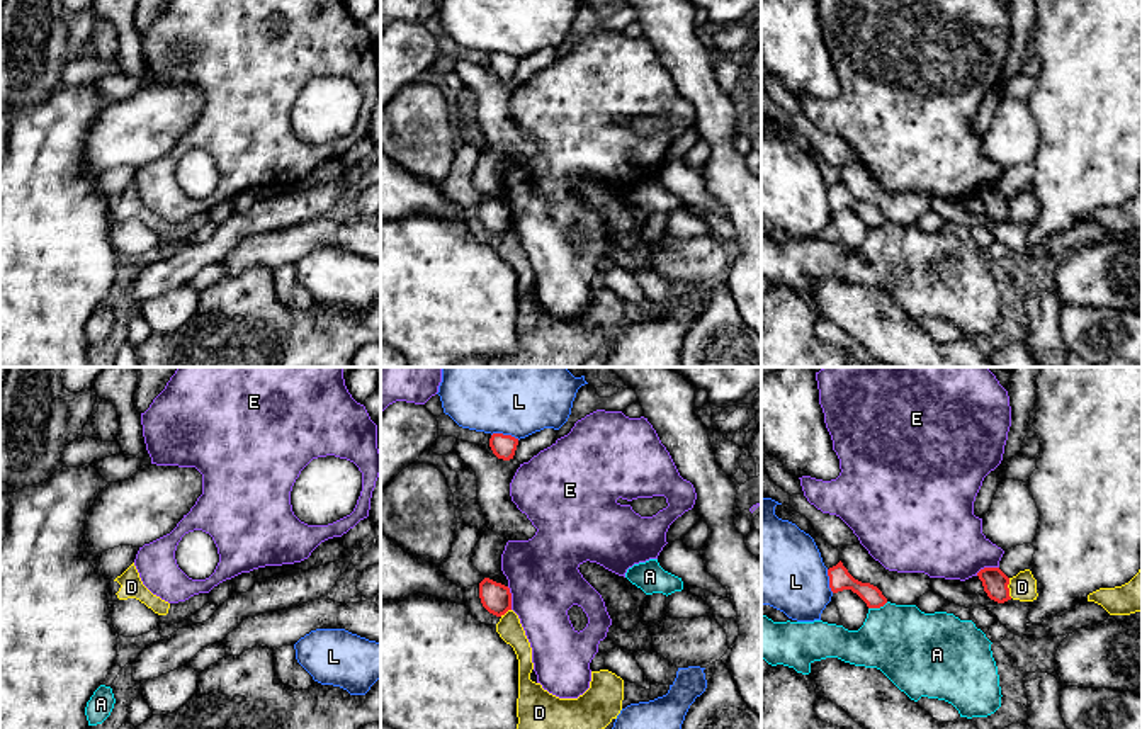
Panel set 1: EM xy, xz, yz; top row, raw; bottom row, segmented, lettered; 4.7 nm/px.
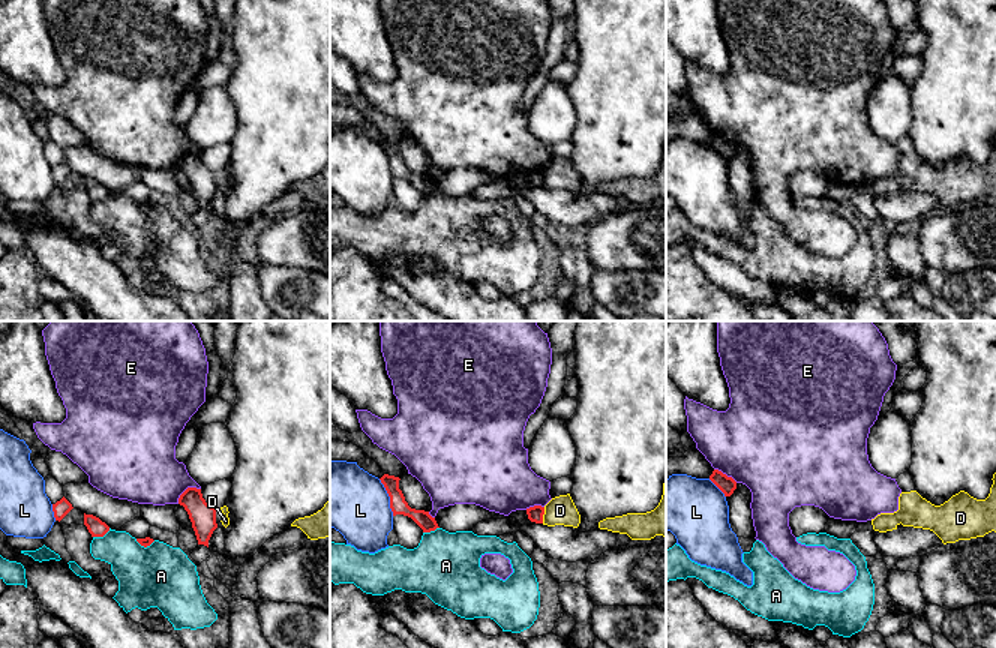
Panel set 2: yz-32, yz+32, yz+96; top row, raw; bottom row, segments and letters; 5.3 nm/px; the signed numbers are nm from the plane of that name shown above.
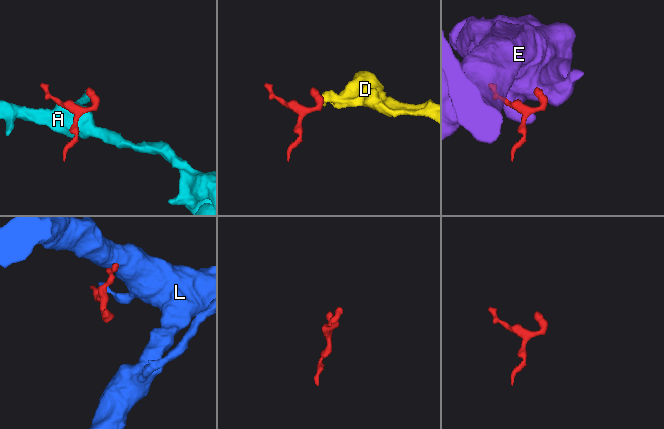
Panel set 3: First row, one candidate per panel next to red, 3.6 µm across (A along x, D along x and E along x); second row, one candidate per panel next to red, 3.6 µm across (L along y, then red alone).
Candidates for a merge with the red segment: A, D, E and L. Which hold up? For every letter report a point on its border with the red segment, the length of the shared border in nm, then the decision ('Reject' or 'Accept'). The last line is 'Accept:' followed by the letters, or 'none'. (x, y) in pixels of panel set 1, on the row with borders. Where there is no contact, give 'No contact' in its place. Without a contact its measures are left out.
A: Touches red at yz (877, 607). Shared border 100 nm. Reject
D: Touches red at yz (1008, 588). Shared border 100 nm. Reject
E: Touches red at yz (986, 568). Shared border 120 nm. Reject
L: Touches red at xz (505, 435). Shared border 140 nm. Reject
Accept: none

